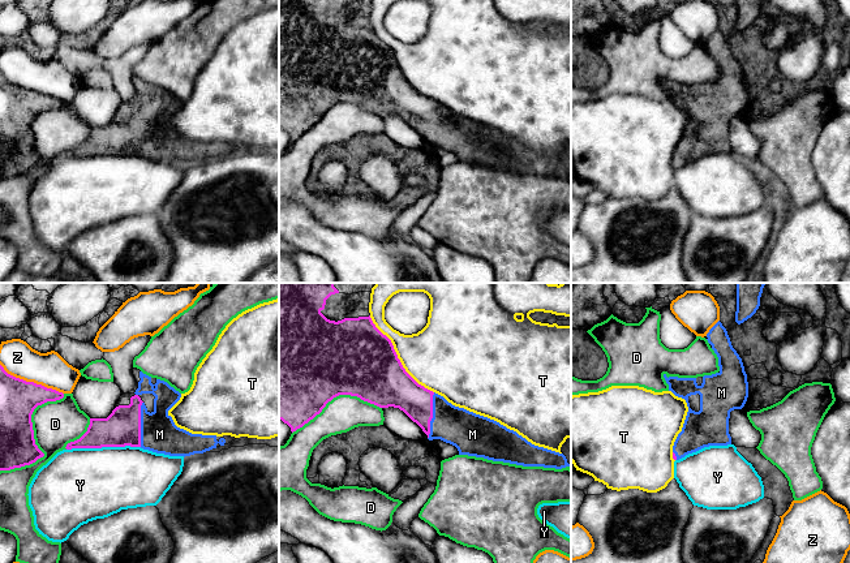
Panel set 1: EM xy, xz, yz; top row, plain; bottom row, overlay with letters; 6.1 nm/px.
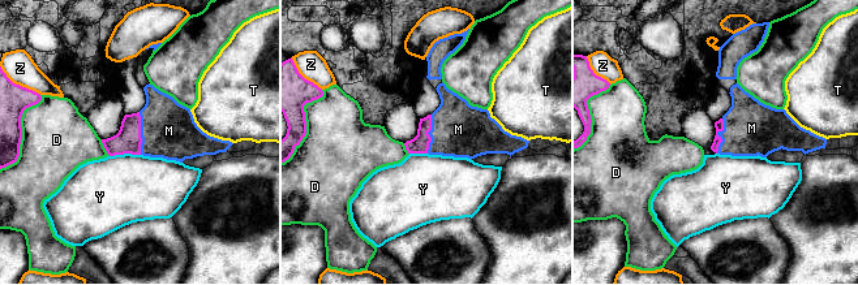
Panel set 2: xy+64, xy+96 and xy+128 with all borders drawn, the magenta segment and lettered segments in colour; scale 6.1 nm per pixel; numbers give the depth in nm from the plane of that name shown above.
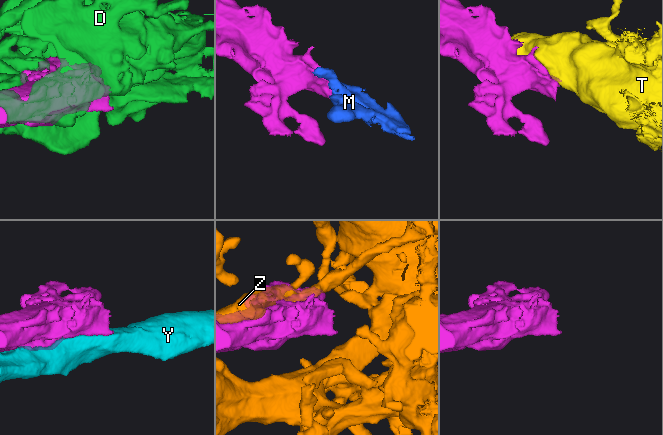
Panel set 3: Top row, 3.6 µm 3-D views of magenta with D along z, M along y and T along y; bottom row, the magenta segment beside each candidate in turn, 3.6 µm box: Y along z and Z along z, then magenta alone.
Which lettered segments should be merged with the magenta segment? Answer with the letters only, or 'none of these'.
M

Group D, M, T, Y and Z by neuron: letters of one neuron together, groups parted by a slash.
D / M / T / Y / Z

